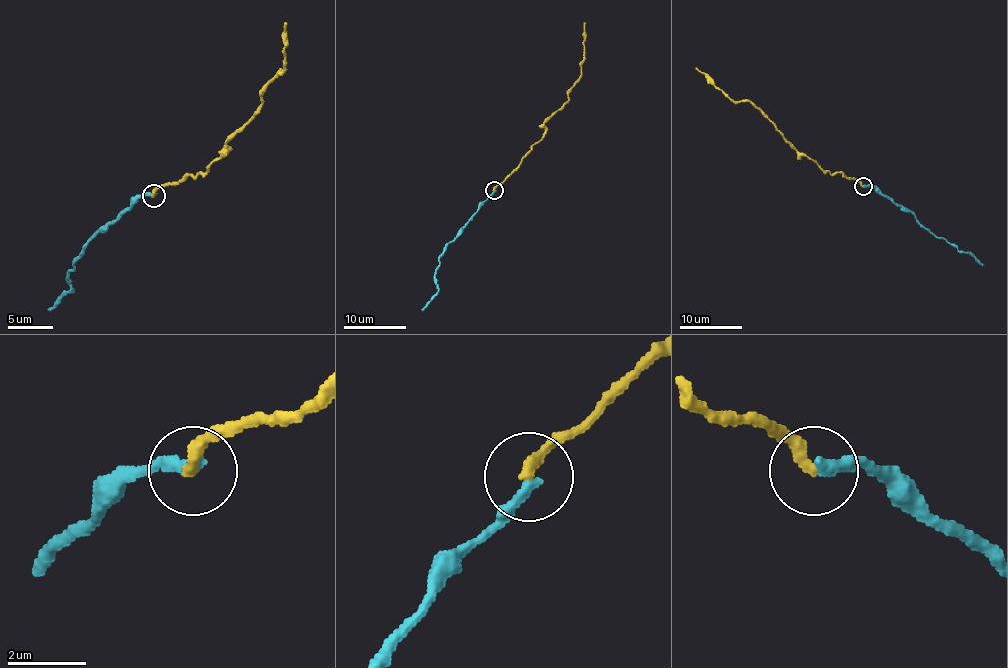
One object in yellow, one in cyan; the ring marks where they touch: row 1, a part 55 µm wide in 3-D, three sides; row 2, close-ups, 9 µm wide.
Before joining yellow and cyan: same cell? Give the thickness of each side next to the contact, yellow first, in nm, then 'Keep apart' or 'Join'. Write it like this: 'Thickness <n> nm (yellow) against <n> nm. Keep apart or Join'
Thickness 320 nm (yellow) against 320 nm. Join

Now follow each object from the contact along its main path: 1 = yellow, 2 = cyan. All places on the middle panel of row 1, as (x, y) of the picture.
1: (493, 190), (542, 138), (543, 124), (568, 99), (568, 91), (581, 75), (586, 22)
2: (493, 191), (448, 244), (435, 273), (435, 296), (421, 310)

